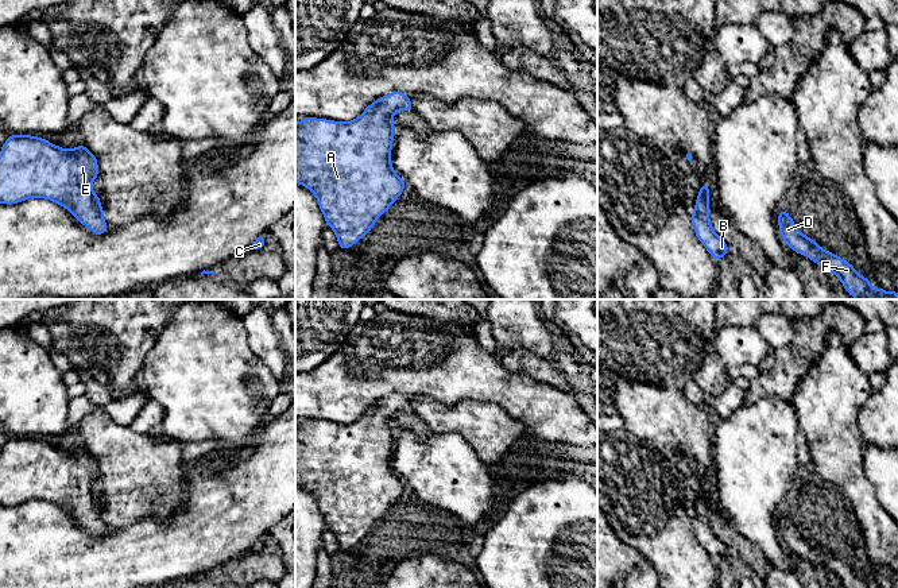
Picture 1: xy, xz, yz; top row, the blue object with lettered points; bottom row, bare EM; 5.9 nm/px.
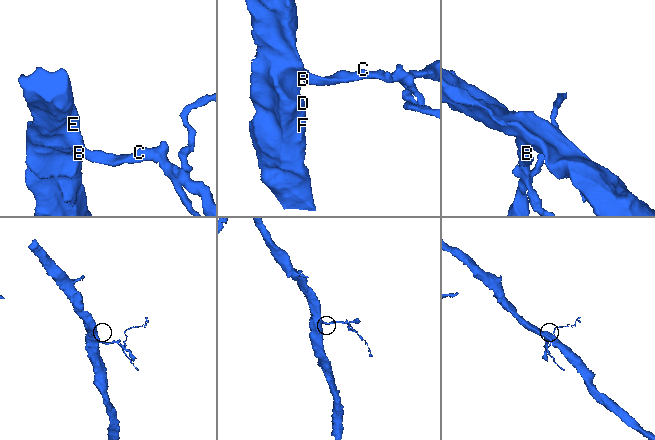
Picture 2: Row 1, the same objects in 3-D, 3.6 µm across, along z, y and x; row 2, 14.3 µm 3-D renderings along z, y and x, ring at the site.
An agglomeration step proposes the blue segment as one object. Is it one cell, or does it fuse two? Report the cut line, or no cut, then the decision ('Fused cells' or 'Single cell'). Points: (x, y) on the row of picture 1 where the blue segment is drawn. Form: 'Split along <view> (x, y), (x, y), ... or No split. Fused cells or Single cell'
No split. Single cell

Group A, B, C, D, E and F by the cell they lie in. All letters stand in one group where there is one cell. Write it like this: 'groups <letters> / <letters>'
groups A B C D E F

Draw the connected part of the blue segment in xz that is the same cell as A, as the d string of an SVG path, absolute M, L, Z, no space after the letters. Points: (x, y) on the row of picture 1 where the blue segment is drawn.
M403 92L378 98L349 123L317 117L303 117L295 123L295 182L314 193L325 224L334 231L341 249L360 241L406 187L390 162L392 117L398 111L414 111Z

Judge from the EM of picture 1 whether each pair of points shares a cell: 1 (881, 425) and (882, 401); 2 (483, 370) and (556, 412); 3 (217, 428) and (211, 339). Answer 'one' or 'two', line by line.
1: one
2: one
3: one

